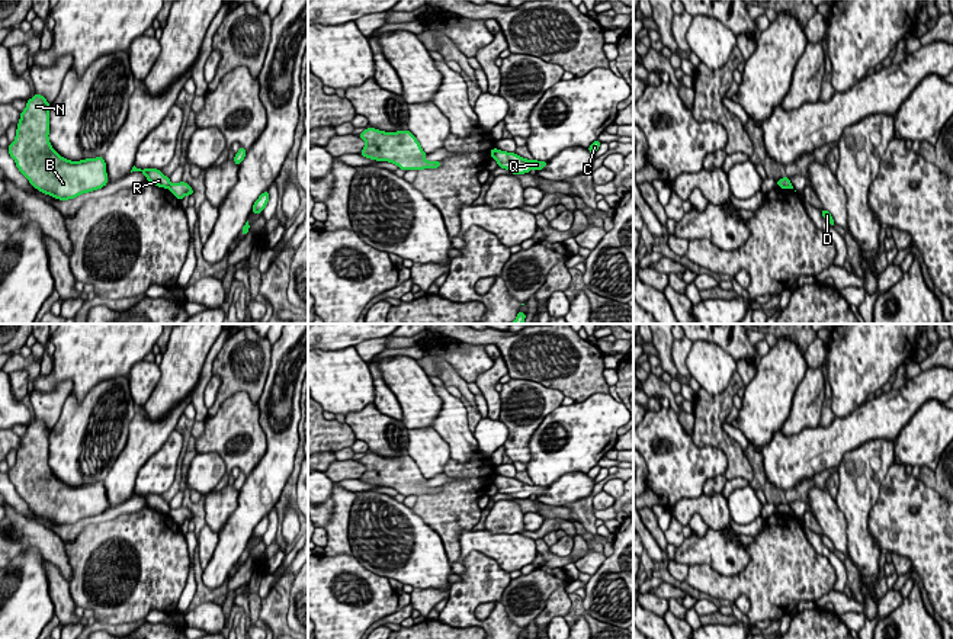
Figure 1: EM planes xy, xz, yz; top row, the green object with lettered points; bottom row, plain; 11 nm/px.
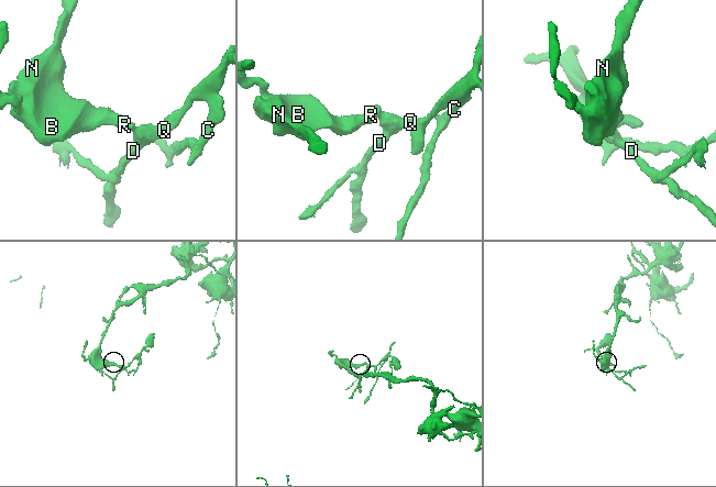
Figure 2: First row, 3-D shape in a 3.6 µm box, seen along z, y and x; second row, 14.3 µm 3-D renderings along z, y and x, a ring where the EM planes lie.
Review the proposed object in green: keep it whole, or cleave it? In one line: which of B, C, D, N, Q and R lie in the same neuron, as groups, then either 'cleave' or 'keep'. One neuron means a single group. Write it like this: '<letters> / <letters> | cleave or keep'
B N R / C D Q | cleave

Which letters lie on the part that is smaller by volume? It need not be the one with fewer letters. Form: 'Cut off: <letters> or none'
Cut off: C, D, Q

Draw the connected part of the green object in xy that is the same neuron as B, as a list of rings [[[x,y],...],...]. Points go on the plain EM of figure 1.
[[[35,418],[20,437],[16,463],[7,471],[19,497],[35,514],[60,526],[106,511],[103,482],[70,487],[52,473],[48,463],[49,433],[46,424]]]

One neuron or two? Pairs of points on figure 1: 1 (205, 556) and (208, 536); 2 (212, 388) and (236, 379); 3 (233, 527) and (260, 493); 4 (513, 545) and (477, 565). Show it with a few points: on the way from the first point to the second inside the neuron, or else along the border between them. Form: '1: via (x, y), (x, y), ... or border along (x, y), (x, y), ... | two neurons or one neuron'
1: via (205, 552), (207, 540) | one neuron
2: border along (215, 373), (220, 378), (220, 389), (208, 408) | two neurons
3: via (241, 519), (254, 501) | one neuron
4: border along (461, 561), (472, 552), (481, 552), (509, 572) | two neurons

